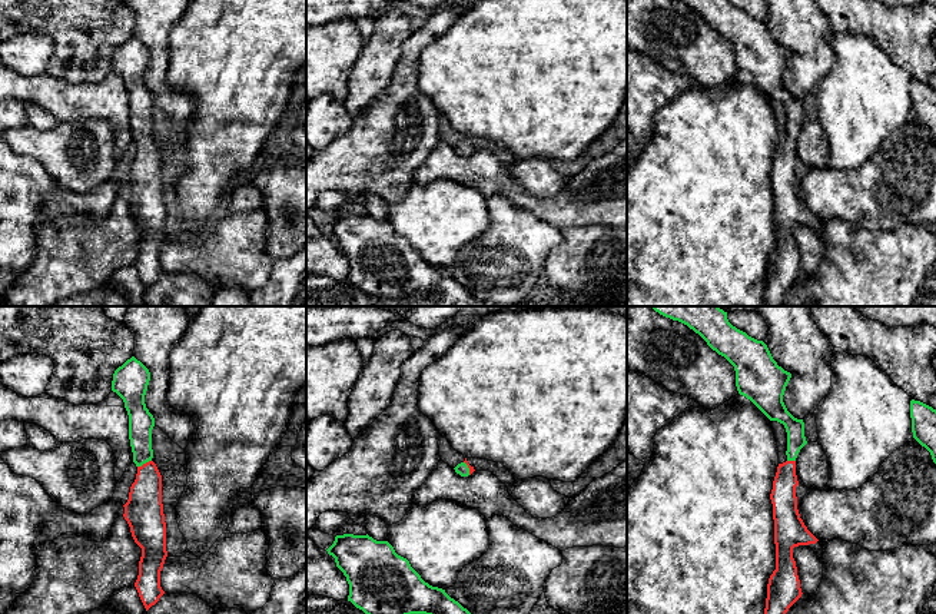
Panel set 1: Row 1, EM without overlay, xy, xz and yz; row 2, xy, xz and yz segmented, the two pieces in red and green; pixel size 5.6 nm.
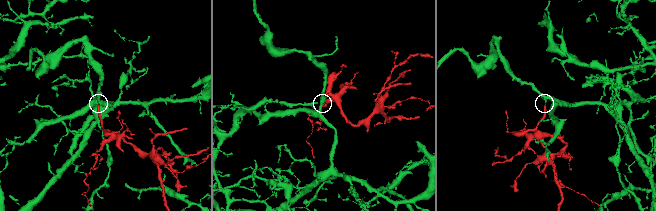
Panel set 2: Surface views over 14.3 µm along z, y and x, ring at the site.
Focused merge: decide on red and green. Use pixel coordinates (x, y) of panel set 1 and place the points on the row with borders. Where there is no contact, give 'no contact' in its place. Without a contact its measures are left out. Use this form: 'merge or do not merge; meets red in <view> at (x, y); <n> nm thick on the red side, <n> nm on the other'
merge; meets red in xy at (143, 464); 200 nm thick on the red side, 140 nm on the other

